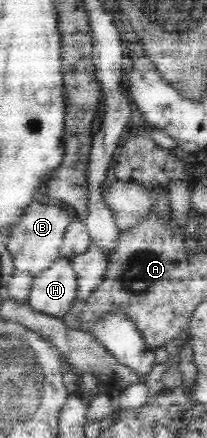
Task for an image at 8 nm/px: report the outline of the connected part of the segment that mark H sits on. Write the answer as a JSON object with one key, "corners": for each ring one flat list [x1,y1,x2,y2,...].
{"corners":[[60,256,50,266,35,276,30,291,29,305,35,311,62,317,78,299,78,275,71,259]]}

